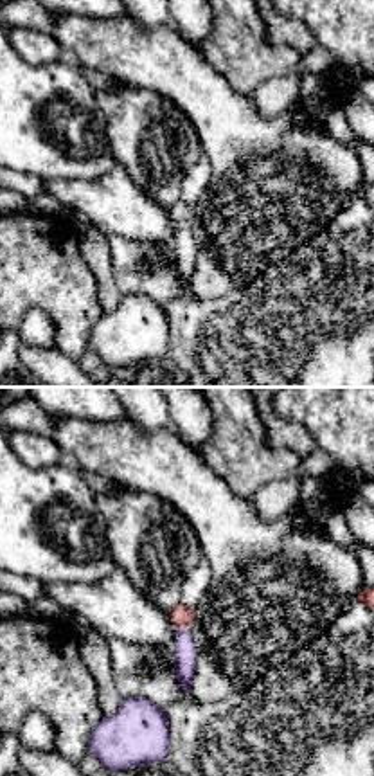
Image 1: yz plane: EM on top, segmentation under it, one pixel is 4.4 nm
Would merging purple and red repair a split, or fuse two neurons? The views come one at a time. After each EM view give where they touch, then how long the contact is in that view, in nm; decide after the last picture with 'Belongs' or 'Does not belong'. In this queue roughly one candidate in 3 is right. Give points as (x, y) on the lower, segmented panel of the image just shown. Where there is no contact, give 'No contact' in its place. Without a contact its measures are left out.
Touches purple at (182, 629). Shared border 50 nm

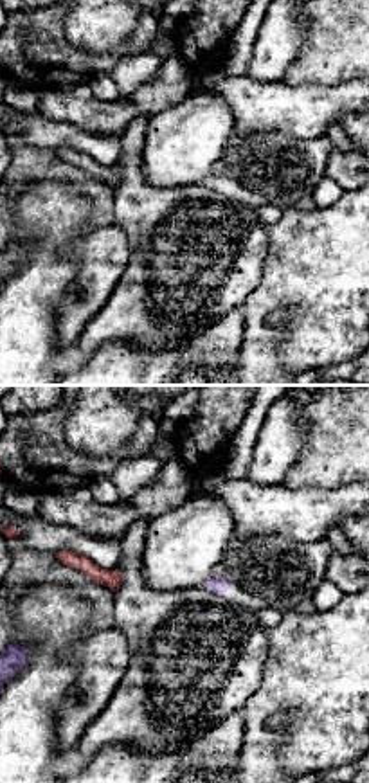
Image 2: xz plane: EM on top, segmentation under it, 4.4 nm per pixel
Touches purple at (215, 575). Shared border 30 nm

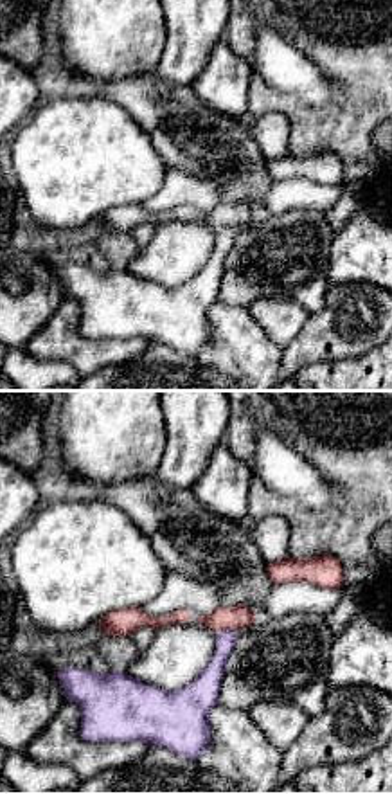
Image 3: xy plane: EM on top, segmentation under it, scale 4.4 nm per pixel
Touches purple at (227, 631). Shared border 110 nm

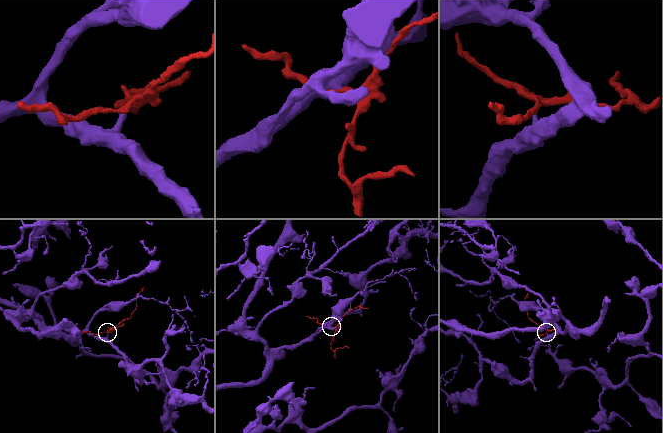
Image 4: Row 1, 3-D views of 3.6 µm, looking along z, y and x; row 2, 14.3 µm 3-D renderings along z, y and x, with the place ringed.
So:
Does not belong

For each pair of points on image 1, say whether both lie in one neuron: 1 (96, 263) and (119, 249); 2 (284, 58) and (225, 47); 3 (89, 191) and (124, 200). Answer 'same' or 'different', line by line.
1: different
2: same
3: same

